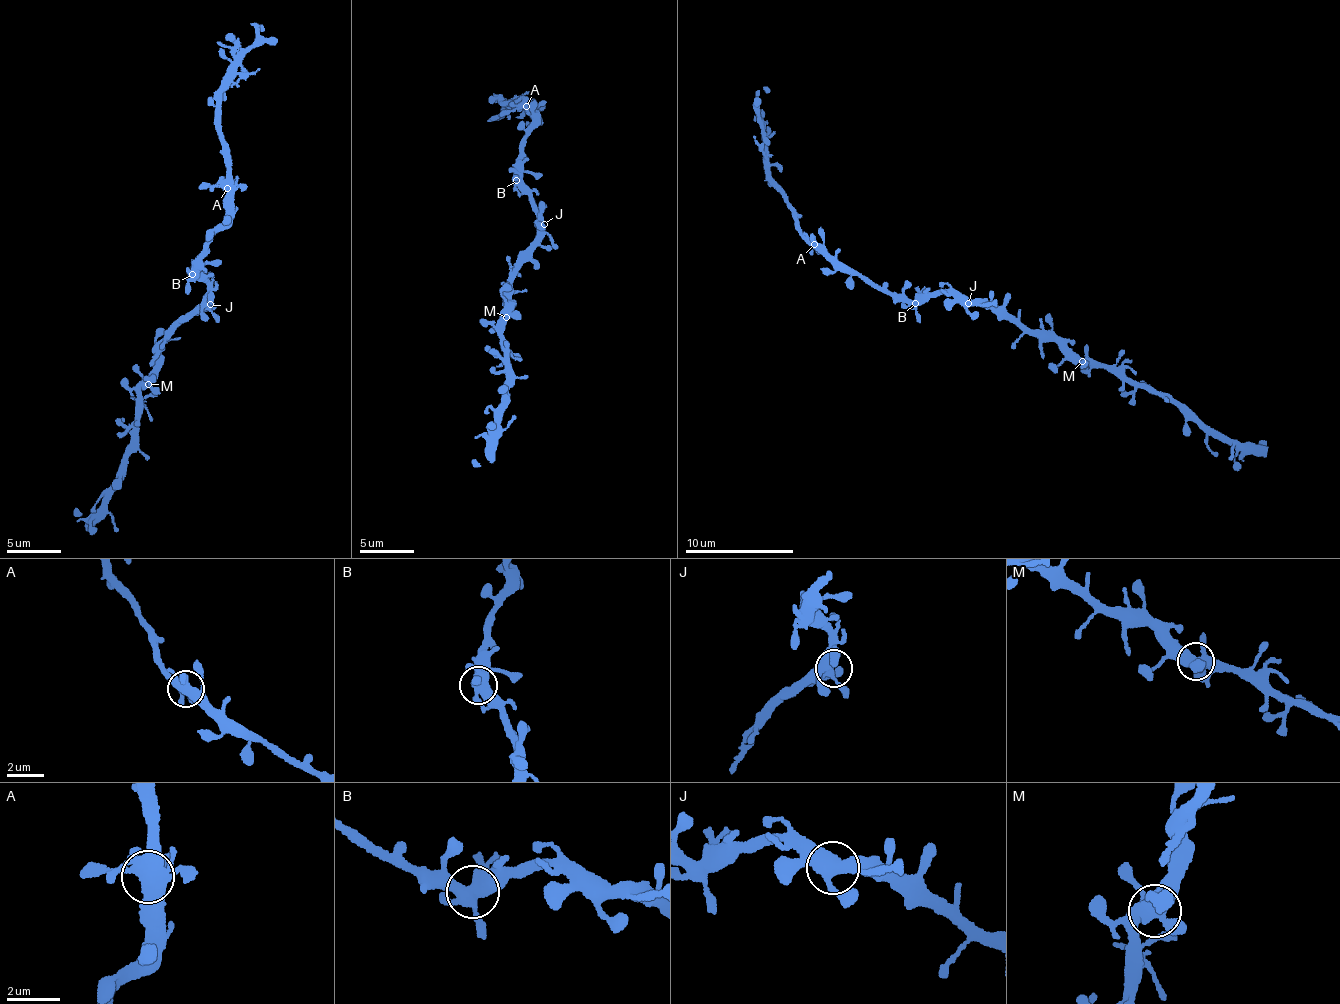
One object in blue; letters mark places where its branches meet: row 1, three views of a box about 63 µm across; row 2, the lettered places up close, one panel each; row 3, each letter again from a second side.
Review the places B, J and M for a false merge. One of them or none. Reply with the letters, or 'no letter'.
no letter

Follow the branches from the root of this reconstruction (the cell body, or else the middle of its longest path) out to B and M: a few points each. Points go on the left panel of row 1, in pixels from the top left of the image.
B: (205, 299), (210, 290), (209, 280), (195, 273), (191, 275)
M: (205, 299), (201, 308), (187, 315), (163, 345), (158, 365), (148, 384)

